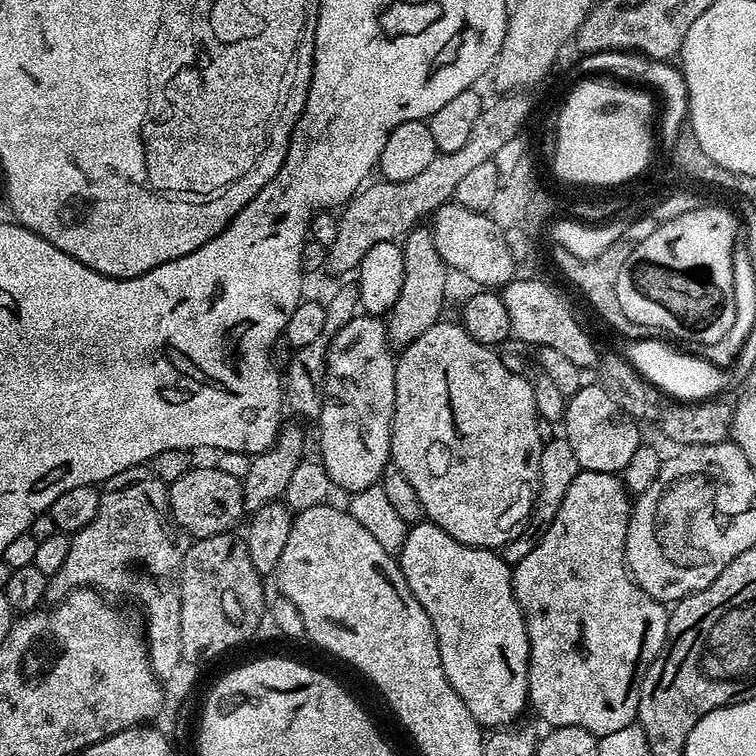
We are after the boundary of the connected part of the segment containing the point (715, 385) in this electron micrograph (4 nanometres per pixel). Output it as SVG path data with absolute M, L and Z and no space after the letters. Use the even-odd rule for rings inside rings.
M641 338L631 341L627 345L627 350L624 350L625 358L651 387L660 388L674 396L672 398L677 401L695 402L721 395L723 393L721 391L731 384L731 369L711 363L699 355L686 354L664 342L652 339Z

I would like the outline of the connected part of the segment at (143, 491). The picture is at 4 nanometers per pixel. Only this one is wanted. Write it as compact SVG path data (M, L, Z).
M151 467L127 468L104 481L100 488L98 514L94 514L94 522L82 530L71 533L70 554L66 554L66 562L62 562L62 570L48 577L46 597L55 602L65 600L75 588L95 588L101 593L117 592L120 596L129 596L144 607L148 615L146 628L149 633L160 636L169 632L172 638L179 637L180 615L180 567L190 543L184 529L179 528L172 518L168 501L168 485L163 484Z

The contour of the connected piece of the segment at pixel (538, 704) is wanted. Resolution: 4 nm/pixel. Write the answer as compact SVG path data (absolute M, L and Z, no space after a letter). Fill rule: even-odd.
M581 470L534 550L512 568L512 589L528 631L528 703L552 728L578 726L599 738L634 723L644 675L666 642L669 609L636 585L624 561L631 513L630 493L617 473Z

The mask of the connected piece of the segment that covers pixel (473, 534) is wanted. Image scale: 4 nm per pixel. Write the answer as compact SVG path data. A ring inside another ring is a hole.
M441 322L430 326L422 338L399 353L396 360L396 405L392 419L392 455L391 463L406 474L410 486L414 486L418 494L418 502L422 502L424 515L433 524L437 524L450 538L475 548L503 549L505 544L519 536L529 516L532 504L536 500L536 492L540 489L540 449L542 443L538 438L537 425L539 416L534 406L534 390L532 380L527 375L511 373L500 361L499 355L489 345L479 344L459 323Z

